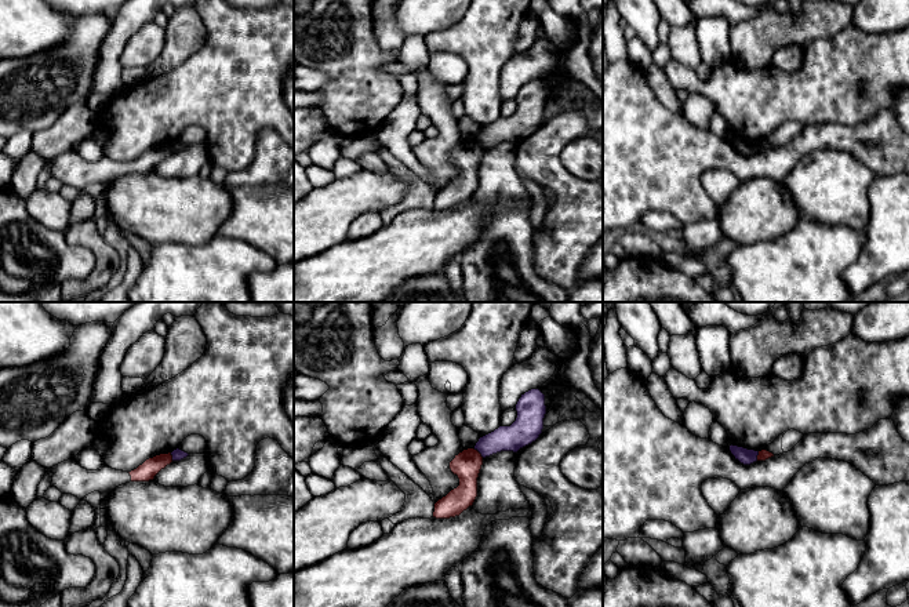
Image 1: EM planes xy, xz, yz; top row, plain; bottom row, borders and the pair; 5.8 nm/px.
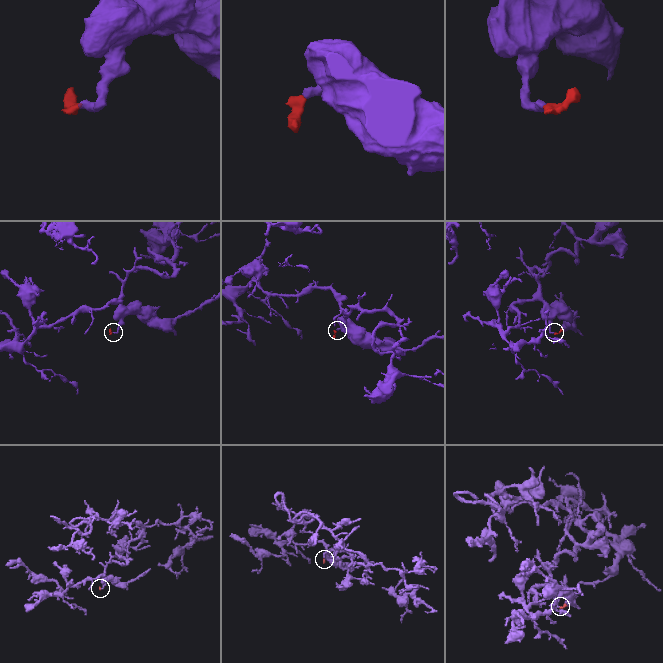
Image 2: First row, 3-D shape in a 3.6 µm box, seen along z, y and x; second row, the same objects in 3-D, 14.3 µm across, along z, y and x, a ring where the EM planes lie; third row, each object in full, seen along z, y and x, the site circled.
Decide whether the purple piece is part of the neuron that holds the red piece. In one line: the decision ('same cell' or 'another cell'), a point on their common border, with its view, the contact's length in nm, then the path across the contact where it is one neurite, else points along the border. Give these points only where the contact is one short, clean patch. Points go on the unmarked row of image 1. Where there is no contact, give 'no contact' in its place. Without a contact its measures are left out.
another cell | xz (479, 144) | 80 nm | along xz (473, 140), (483, 148)

